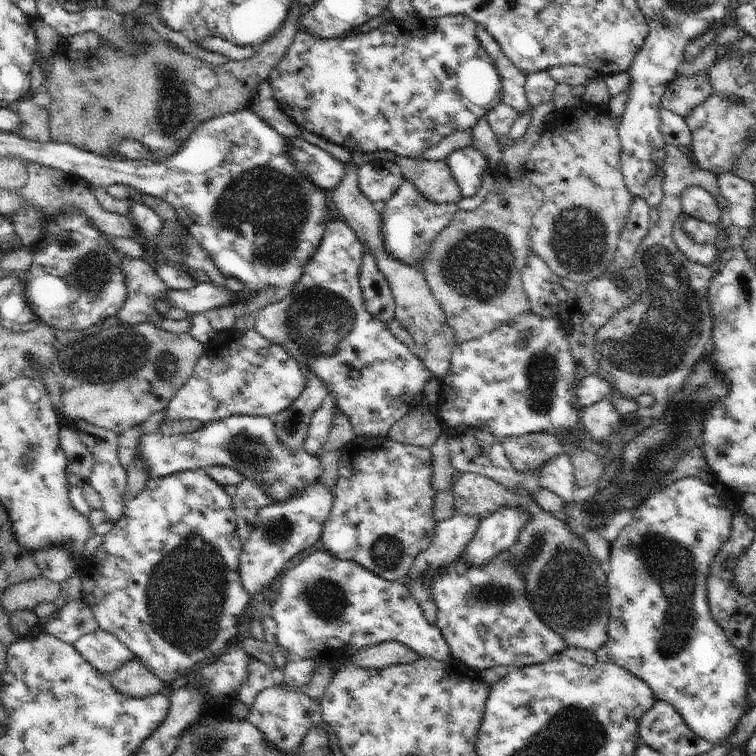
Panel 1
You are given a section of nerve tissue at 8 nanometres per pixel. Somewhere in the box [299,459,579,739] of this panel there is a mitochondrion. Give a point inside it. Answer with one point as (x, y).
(489, 593)

